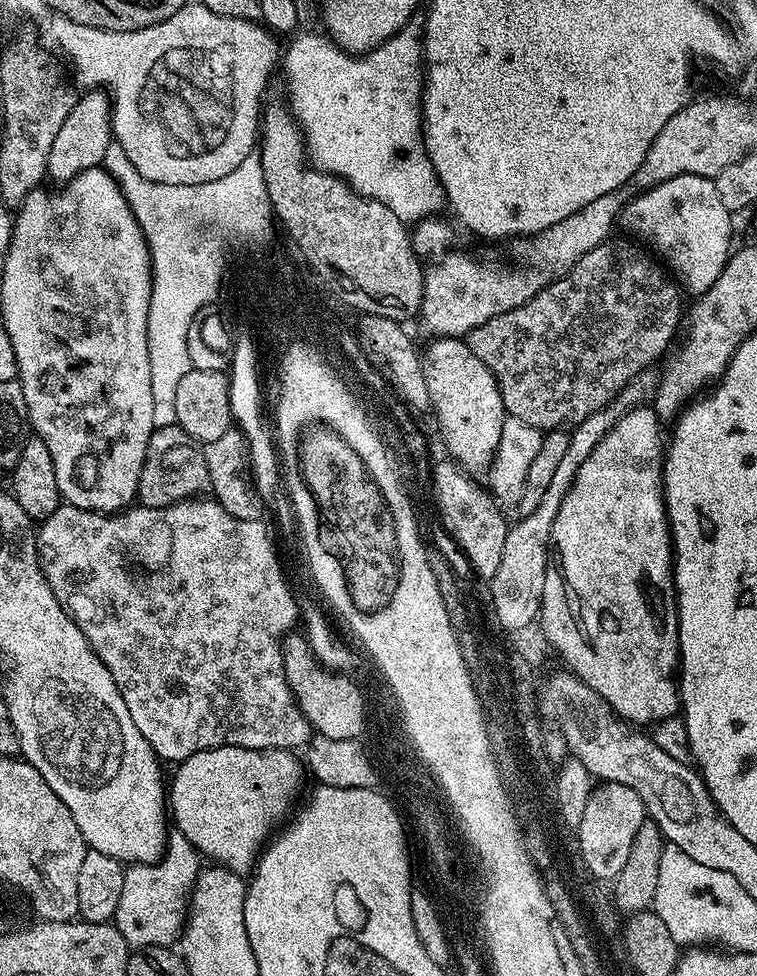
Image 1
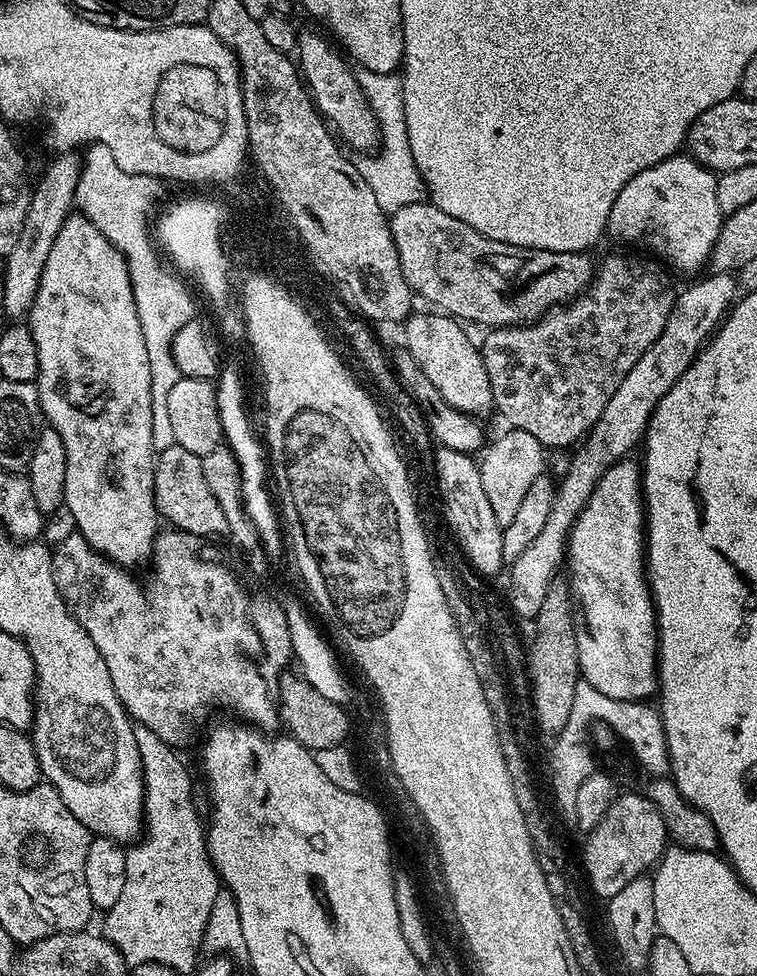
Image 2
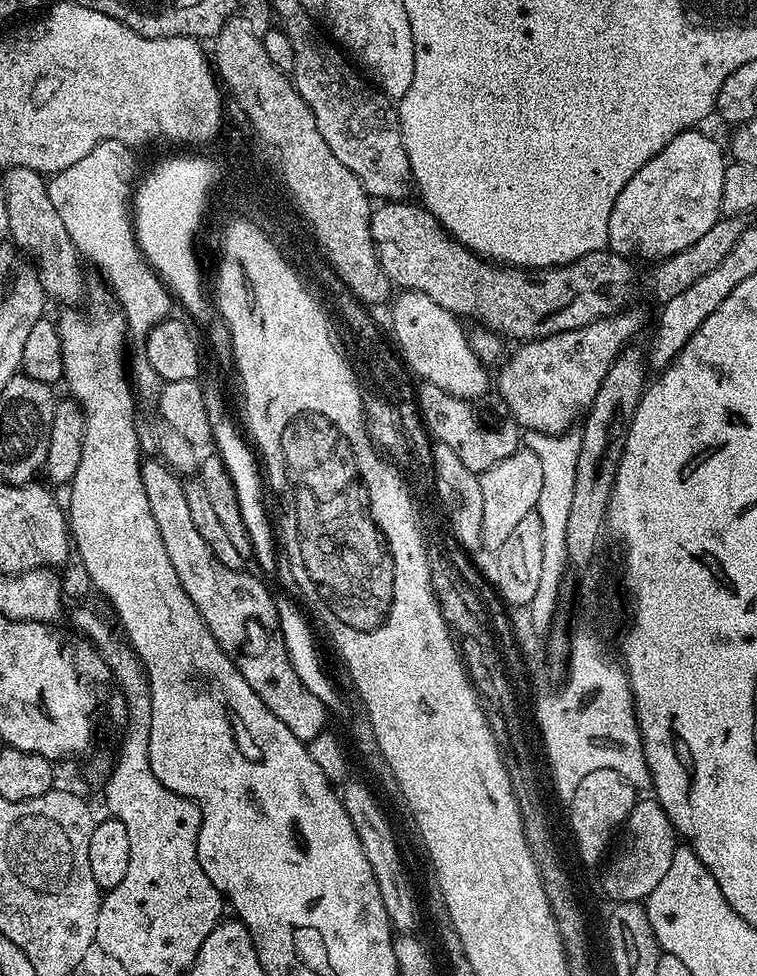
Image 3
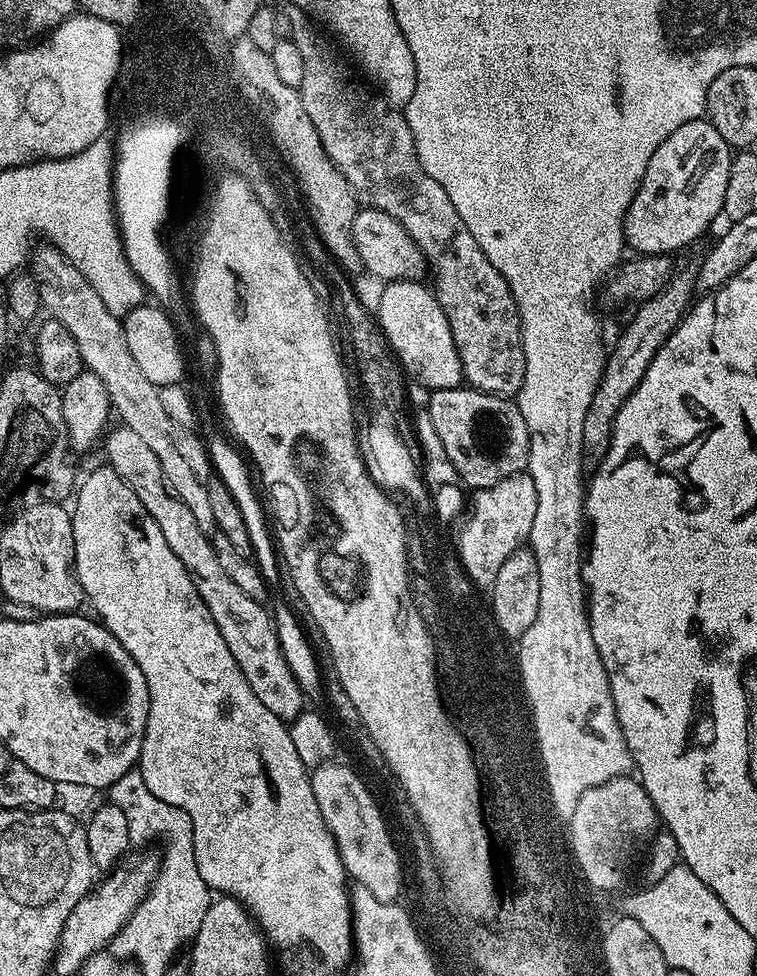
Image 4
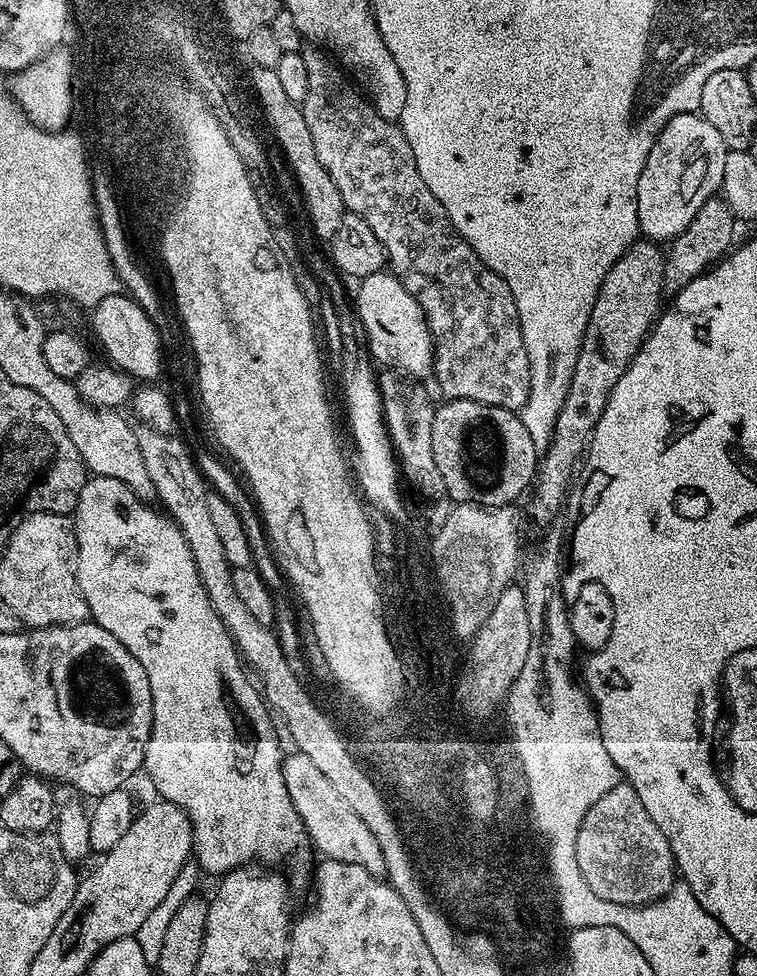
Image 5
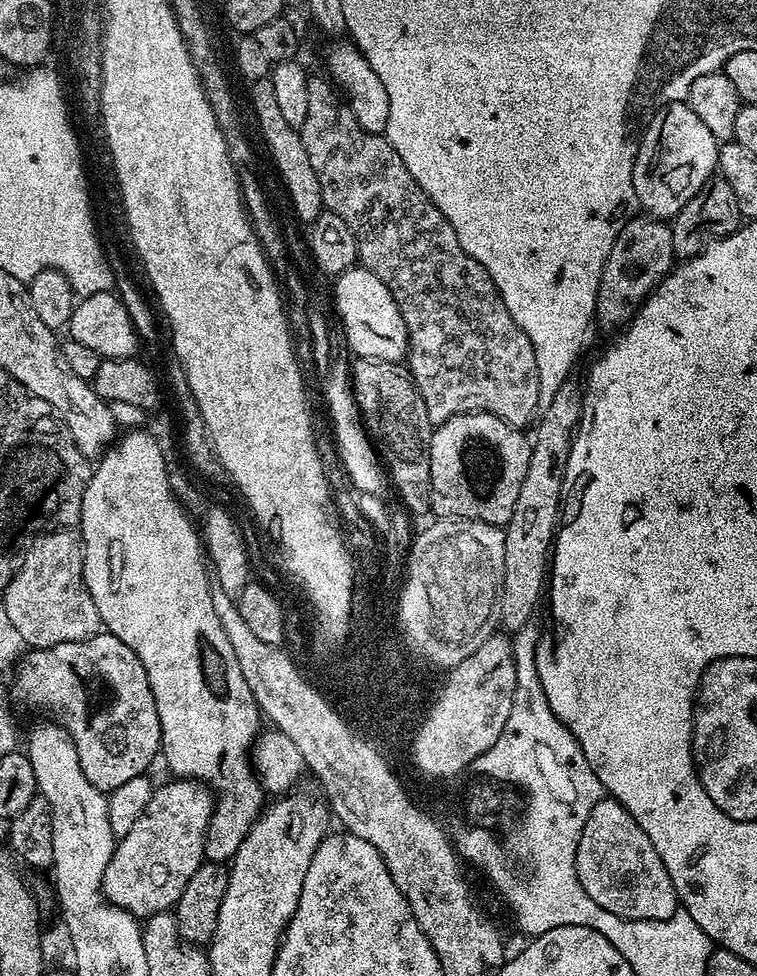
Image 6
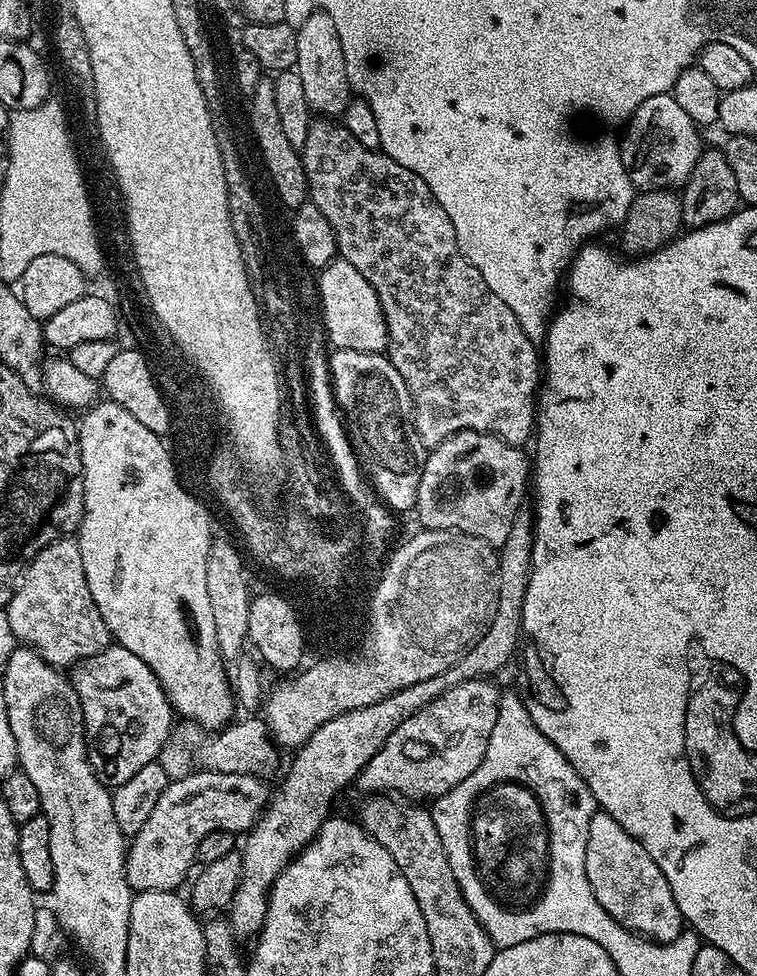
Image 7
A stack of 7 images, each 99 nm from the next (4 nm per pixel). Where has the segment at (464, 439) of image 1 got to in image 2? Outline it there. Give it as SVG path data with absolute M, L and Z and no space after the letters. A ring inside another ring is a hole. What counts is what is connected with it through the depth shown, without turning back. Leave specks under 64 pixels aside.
M413 314L403 321L403 347L422 366L426 378L434 382L438 394L450 402L459 412L481 414L493 407L492 383L484 365L484 358L479 347L472 345L470 337L464 333L465 325L447 314L419 316Z

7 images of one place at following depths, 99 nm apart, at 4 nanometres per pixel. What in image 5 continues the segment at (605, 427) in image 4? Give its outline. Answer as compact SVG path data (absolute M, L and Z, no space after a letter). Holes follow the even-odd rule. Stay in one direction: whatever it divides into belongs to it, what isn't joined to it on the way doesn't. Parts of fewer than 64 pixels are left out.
M722 198L708 200L694 214L694 222L682 230L667 245L664 258L664 290L665 293L675 294L680 292L687 284L694 282L702 273L708 271L713 264L724 259L726 253L733 247L732 239L736 236L738 221L732 215L730 206Z

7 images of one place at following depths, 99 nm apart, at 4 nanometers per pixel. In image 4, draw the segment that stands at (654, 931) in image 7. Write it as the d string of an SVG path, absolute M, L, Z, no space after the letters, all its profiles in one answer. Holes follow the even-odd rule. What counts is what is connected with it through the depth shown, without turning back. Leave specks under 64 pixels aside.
M635 775L616 776L610 782L602 782L598 786L590 786L583 792L574 806L573 817L570 818L566 830L575 841L576 854L580 857L584 872L592 880L593 887L601 893L612 892L624 880L632 859L640 847L649 843L650 837L657 831L658 817L656 808L650 802L650 794Z

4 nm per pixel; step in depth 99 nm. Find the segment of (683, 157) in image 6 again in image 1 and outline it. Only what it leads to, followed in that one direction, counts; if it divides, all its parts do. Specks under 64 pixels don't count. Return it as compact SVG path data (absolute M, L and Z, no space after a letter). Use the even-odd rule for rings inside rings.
M675 176L658 186L643 189L625 203L622 224L623 220L625 230L633 232L628 234L647 245L667 265L671 275L693 294L710 290L718 282L734 248L733 213L722 206L716 181L707 176Z

